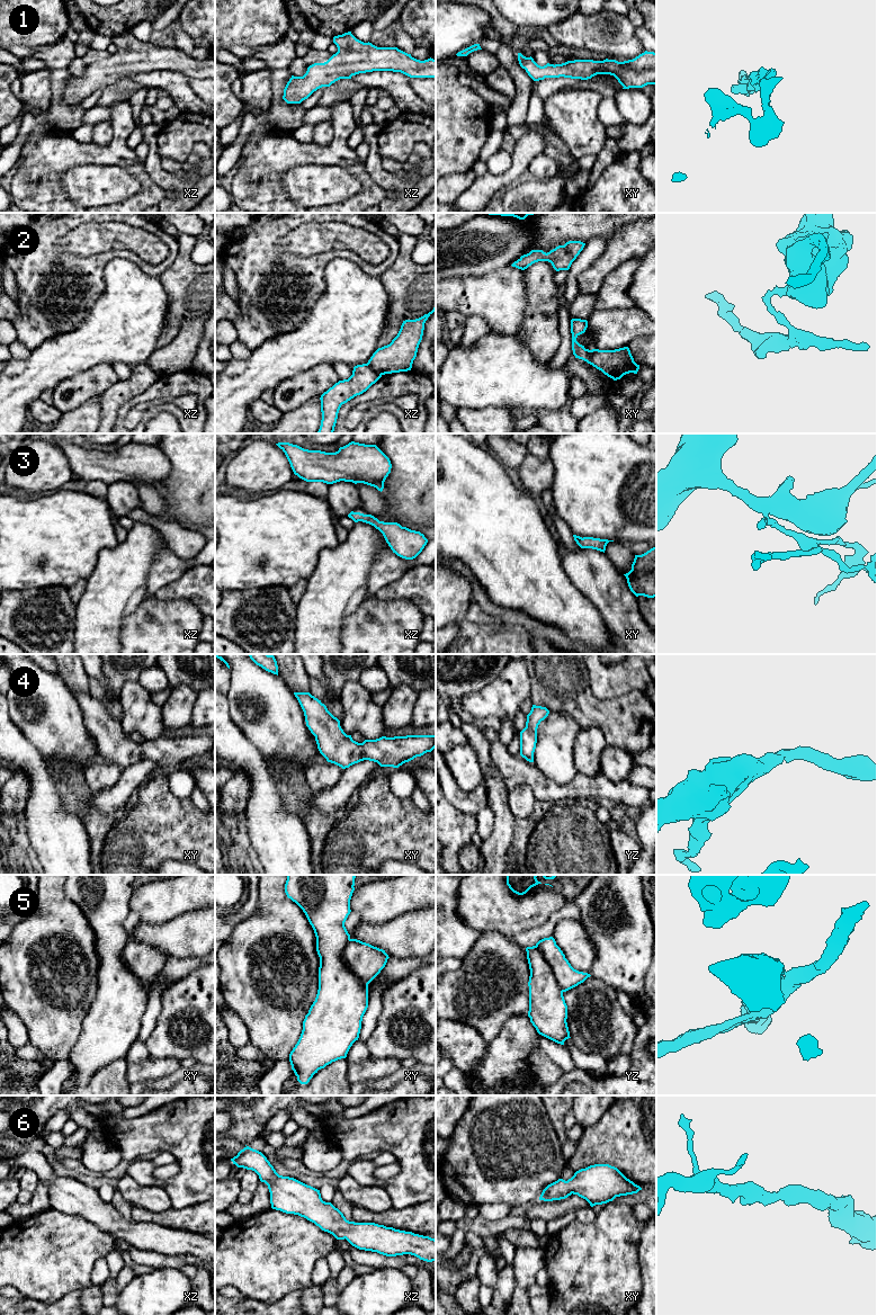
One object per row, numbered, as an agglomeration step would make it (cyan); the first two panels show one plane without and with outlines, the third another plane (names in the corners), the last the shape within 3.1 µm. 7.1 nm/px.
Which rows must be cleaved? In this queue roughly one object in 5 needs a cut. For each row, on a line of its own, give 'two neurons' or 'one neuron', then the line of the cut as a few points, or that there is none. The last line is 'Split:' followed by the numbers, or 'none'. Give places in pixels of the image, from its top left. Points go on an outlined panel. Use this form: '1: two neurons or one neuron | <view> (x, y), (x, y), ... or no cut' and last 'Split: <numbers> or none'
1: one neuron | no cut
2: two neurons | xz (366, 364), (382, 374)
3: one neuron | no cut
4: one neuron | no cut
5: two neurons | xy (349, 939), (342, 953), (342, 960), (367, 985)
6: one neuron | no cut
Split: 2, 5

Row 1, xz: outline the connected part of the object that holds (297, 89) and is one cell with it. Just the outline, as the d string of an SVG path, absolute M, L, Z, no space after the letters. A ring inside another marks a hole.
M351 32L333 37L338 52L324 63L314 63L303 77L289 79L283 99L301 104L314 91L340 79L373 71L401 72L410 78L435 78L436 60L417 60L397 47L377 47L357 39Z

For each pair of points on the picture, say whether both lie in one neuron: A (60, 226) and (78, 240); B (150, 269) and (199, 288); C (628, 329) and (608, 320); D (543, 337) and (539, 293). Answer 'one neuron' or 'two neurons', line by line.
A: two neurons
B: two neurons
C: one neuron
D: one neuron

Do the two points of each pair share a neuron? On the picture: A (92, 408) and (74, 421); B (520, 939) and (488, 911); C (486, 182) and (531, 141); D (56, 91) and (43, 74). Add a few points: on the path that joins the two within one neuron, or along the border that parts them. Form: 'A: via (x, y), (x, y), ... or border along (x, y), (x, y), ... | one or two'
A: via (88, 412), (79, 421) | one
B: border along (539, 926), (519, 931), (512, 937) | two
C: via (501, 181), (519, 166), (522, 155) | one
D: border along (46, 66), (51, 91), (51, 104), (47, 109) | two

